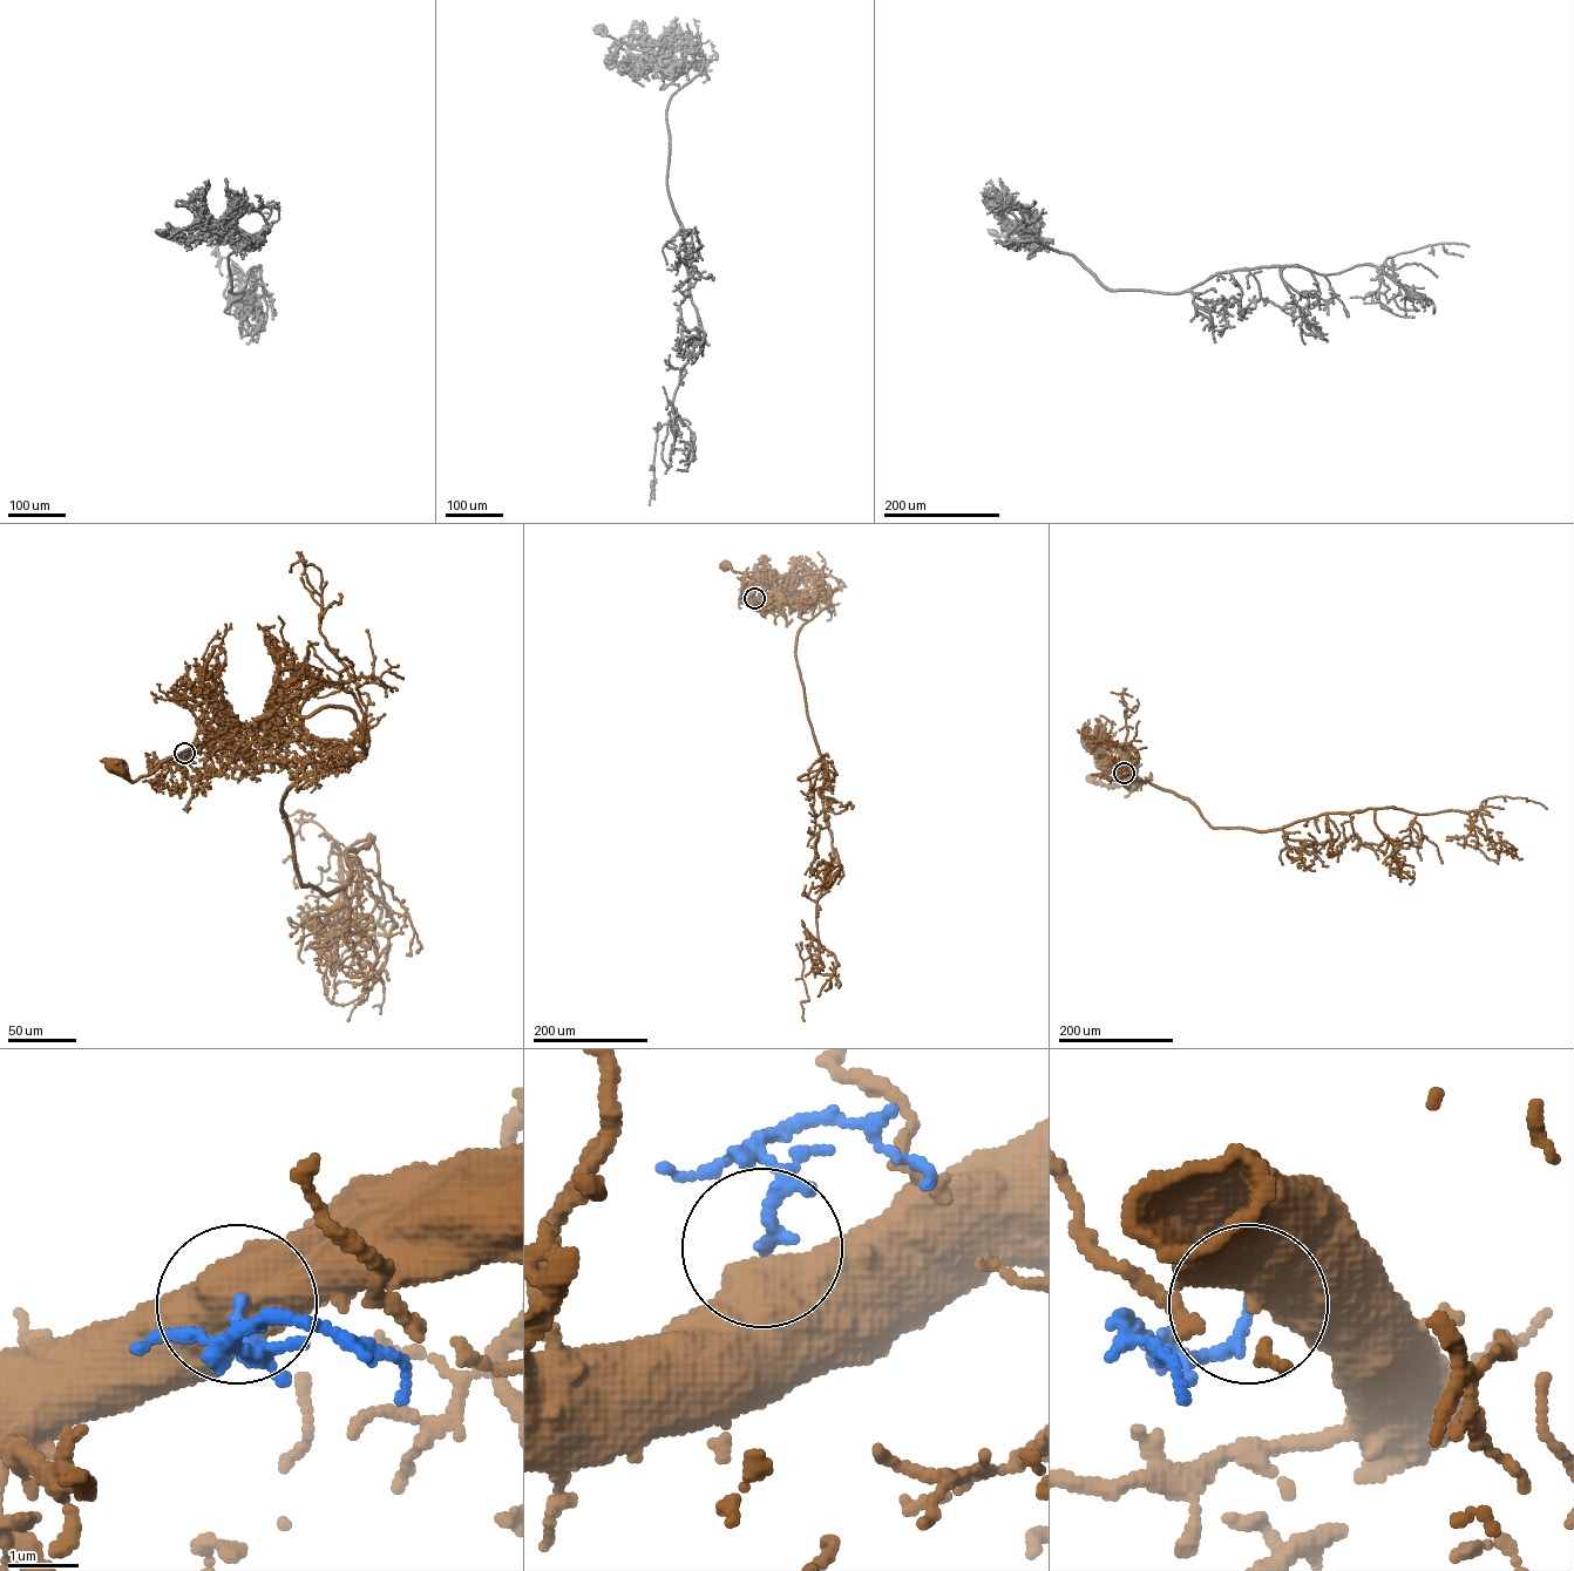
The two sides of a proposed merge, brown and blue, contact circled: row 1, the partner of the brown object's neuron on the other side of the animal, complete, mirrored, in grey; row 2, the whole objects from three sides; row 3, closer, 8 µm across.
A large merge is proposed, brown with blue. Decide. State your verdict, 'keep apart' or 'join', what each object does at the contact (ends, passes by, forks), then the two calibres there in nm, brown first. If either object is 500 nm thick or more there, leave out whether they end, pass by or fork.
join; 750 nm thick on the brown side, 190 nm on the other

